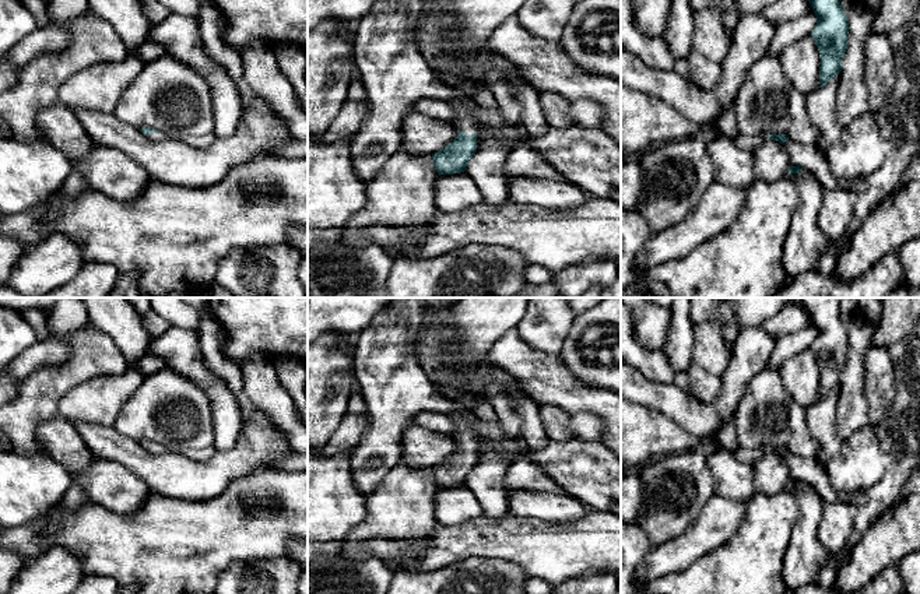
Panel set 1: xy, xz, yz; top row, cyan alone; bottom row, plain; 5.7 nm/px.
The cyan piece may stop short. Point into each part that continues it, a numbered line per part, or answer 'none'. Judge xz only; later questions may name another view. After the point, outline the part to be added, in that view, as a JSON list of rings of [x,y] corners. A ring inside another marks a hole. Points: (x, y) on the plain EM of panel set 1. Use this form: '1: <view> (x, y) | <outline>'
1: xz (394, 387) | [[[394,298],[357,335],[352,352],[354,372],[357,389],[366,403],[369,421],[361,440],[350,450],[354,479],[365,496],[371,495],[390,470],[401,461],[404,428],[417,412],[435,411],[452,415],[459,422],[453,436],[456,443],[464,447],[477,446],[474,423],[478,418],[464,400],[446,400],[417,362],[417,334],[428,314],[425,298]]]

